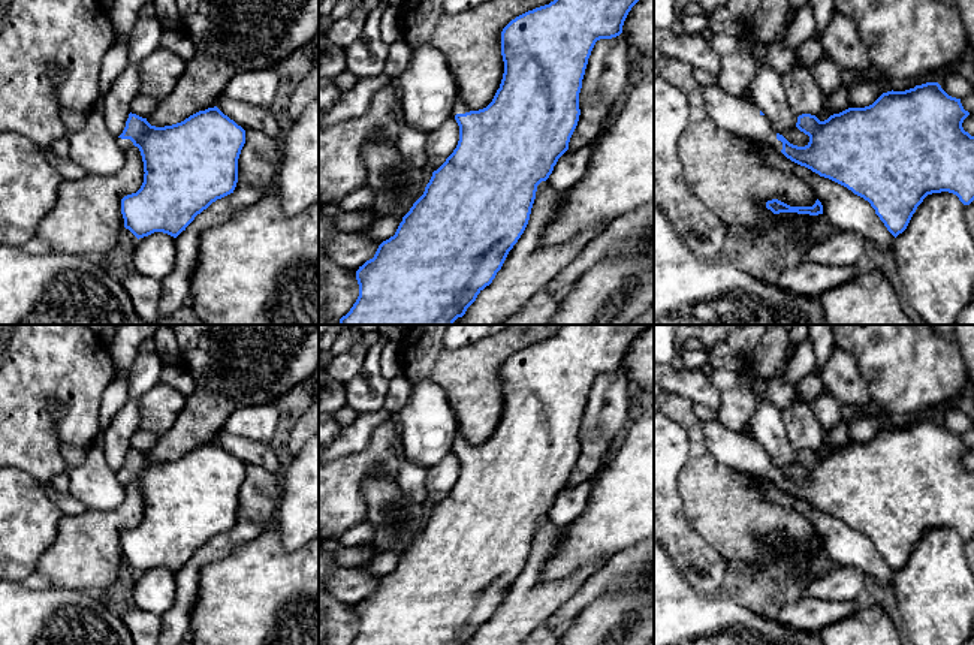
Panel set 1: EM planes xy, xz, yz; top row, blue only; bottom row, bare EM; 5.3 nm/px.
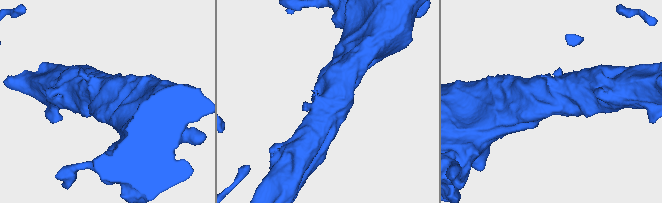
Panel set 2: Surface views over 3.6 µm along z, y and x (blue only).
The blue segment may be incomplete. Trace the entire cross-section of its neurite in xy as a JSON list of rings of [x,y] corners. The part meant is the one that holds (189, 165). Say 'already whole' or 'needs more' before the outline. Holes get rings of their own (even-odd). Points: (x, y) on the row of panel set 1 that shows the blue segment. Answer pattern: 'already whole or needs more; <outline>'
needs more; [[[217,106],[165,127],[151,126],[130,112],[118,145],[123,151],[133,145],[139,148],[145,174],[141,189],[121,199],[124,227],[138,239],[154,232],[177,238],[212,202],[233,193],[244,144],[245,130]]]

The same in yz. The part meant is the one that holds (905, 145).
needs more; [[[938,82],[883,93],[869,106],[848,108],[824,121],[802,114],[796,127],[809,136],[805,147],[790,144],[754,103],[729,94],[718,84],[705,87],[703,97],[706,112],[717,126],[766,141],[791,162],[847,187],[871,204],[895,238],[907,229],[928,195],[949,192],[964,205],[974,201],[974,136],[962,127],[970,112],[961,99],[949,96]]]

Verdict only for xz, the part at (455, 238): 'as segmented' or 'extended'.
extended

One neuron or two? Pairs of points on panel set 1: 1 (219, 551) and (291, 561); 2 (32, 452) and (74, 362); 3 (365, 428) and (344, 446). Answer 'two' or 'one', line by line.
1: two
2: one
3: one

